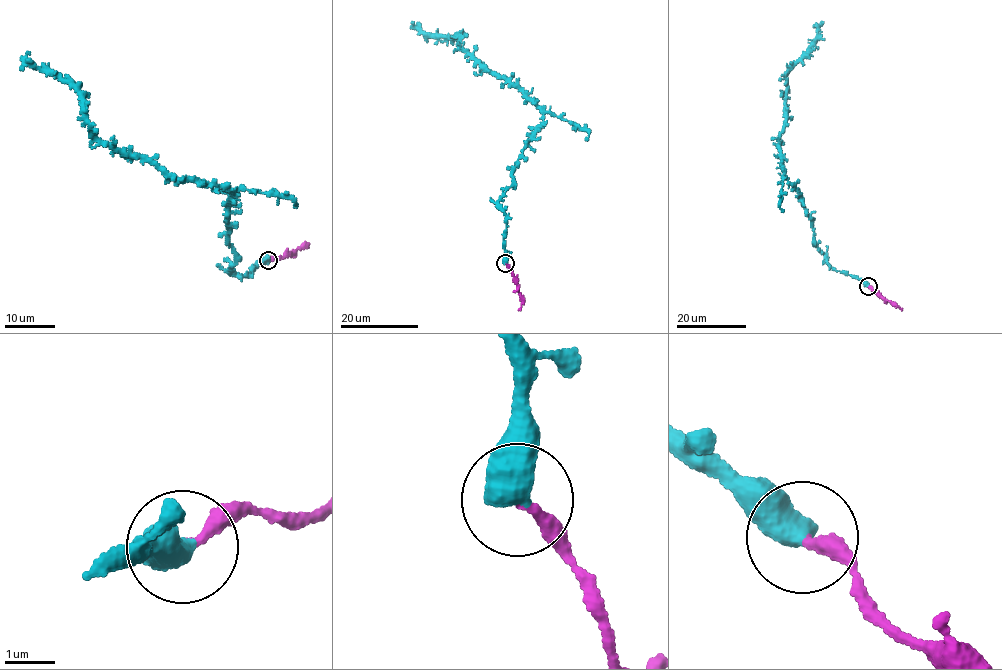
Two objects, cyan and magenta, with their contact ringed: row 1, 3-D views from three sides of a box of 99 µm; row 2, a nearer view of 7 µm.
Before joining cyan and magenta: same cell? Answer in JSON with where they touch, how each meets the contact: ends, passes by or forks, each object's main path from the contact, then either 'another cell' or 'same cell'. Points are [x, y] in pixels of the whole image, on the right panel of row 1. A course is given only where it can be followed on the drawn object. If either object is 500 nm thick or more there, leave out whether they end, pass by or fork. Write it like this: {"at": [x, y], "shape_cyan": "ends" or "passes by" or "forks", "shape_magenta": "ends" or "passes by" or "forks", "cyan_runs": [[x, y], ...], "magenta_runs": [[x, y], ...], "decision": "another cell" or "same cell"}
{"at": [868, 286], "cyan_runs": [[868, 286], [832, 269], [814, 245], [810, 215], [786, 179], [778, 145], [786, 73], [823, 22]], "magenta_runs": [[868, 286], [901, 309]], "decision": "another cell"}

